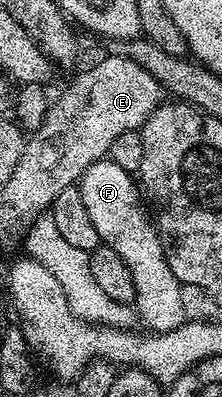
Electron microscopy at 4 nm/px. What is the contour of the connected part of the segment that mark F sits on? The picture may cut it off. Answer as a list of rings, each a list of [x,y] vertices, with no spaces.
[[[103,158],[88,166],[81,178],[80,187],[84,206],[92,217],[92,226],[96,226],[99,241],[117,252],[131,271],[135,282],[135,298],[132,304],[136,309],[137,319],[141,323],[143,320],[150,332],[178,329],[188,316],[185,306],[182,305],[184,288],[168,266],[162,240],[140,195],[135,177],[128,170],[116,166],[116,162]]]

